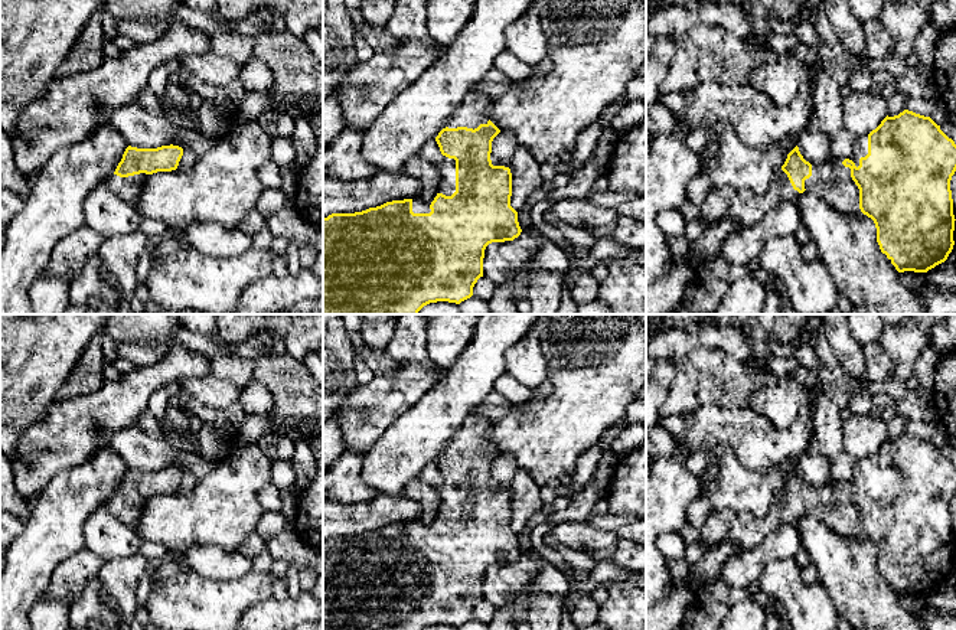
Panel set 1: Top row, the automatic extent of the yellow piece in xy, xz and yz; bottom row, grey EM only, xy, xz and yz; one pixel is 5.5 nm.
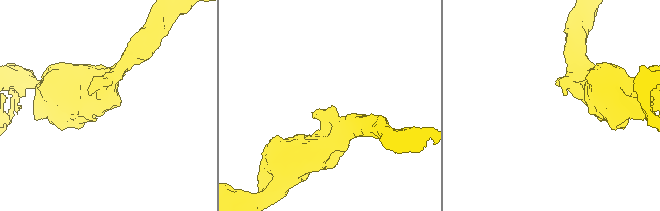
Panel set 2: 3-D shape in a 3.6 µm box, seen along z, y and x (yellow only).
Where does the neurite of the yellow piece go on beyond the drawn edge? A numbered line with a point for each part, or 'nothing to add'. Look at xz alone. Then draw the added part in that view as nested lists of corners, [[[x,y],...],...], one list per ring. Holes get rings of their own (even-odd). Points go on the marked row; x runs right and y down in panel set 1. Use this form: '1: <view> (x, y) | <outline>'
1: xz (472, 111) | [[[470,91],[459,108],[453,112],[446,127],[457,128],[477,128],[480,124],[487,124],[487,108],[490,107],[492,99],[480,92]]]
2: xz (446, 167) | [[[443,156],[435,169],[440,177],[437,193],[451,196],[456,192],[456,160]]]

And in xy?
1: xy (129, 189) | [[[146,173],[120,177],[117,174],[111,174],[105,185],[108,190],[111,190],[115,196],[123,199],[124,202],[134,205],[143,190],[144,180],[149,177]]]

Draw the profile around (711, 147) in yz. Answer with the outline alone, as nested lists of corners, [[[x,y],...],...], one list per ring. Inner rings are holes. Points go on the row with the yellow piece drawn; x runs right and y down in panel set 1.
[[[709,130],[708,138],[707,138],[707,146],[705,146],[705,148],[699,153],[699,156],[701,156],[702,160],[705,160],[707,157],[712,157],[712,156],[717,154],[717,151],[718,151],[717,137],[718,137],[718,134],[714,133],[712,130]]]

